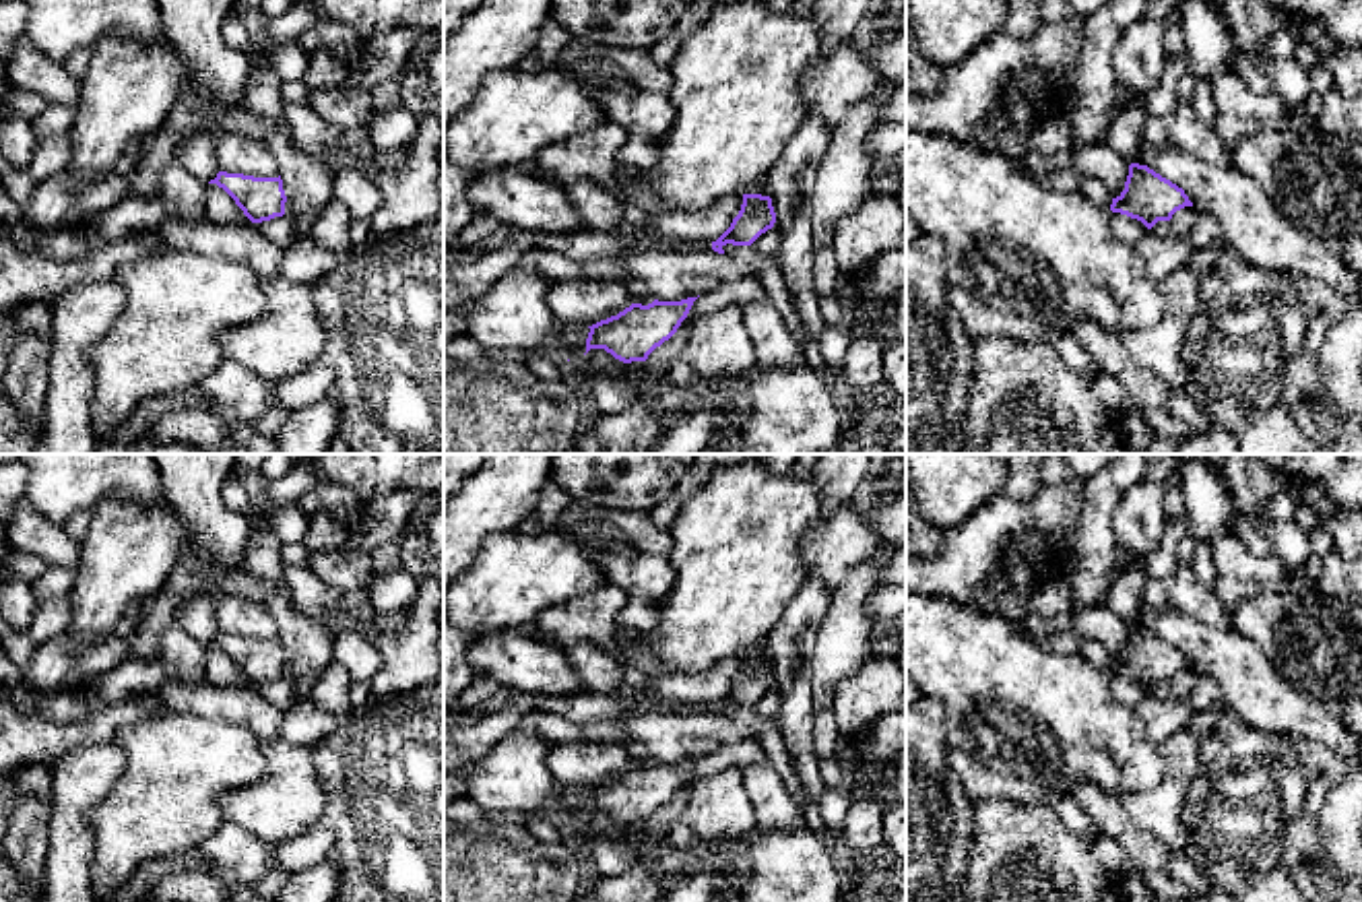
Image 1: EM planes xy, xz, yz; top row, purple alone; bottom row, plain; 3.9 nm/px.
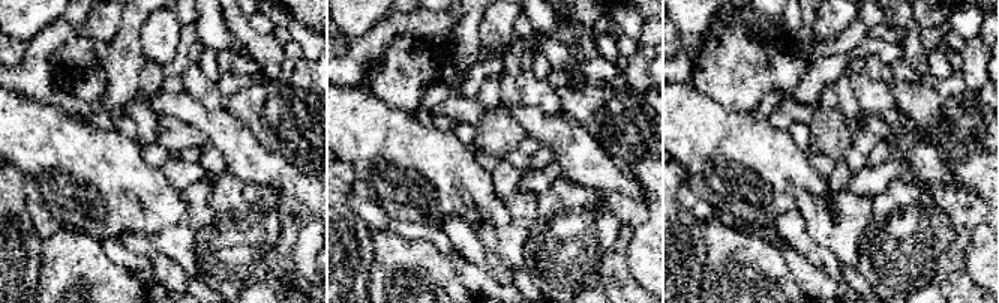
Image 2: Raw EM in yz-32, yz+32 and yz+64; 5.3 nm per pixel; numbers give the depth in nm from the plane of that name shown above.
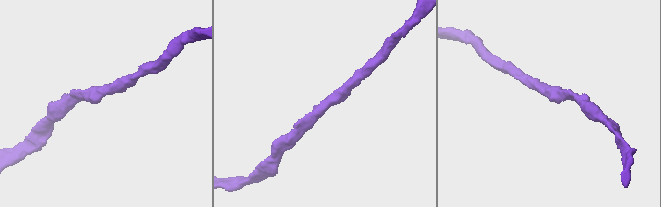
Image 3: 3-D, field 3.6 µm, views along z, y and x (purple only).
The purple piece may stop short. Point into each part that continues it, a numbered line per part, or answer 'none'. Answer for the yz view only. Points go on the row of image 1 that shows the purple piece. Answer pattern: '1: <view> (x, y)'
none

